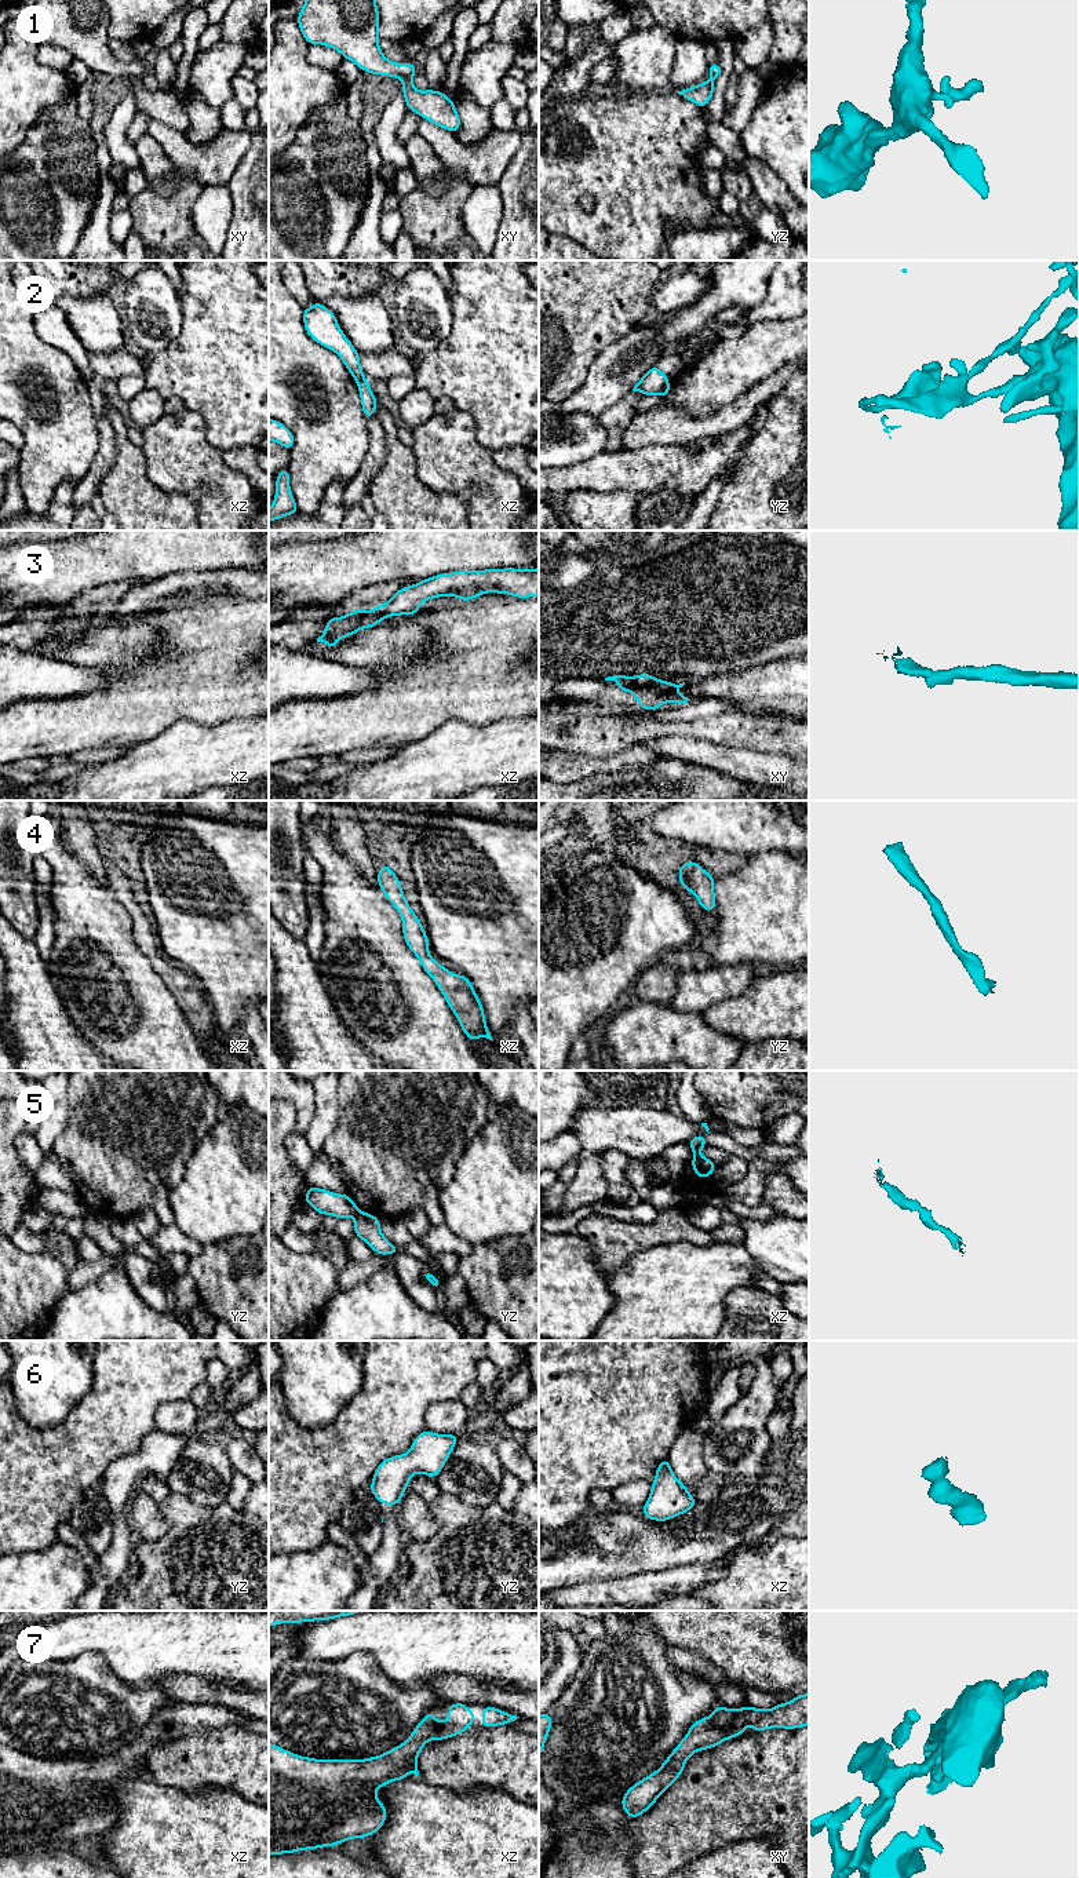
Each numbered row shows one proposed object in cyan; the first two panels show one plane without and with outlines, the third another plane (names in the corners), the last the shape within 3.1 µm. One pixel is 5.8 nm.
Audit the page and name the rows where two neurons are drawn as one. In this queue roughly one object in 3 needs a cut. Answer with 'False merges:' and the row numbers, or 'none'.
False merges: 1, 2, 3, 5

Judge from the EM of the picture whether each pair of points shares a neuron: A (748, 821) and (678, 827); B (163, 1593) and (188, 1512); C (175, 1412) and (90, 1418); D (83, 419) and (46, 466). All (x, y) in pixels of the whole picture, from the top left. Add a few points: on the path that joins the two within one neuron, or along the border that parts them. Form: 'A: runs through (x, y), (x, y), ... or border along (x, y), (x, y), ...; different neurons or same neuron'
A: runs through (731, 821), (696, 821); same neuron
B: runs through (163, 1572), (161, 1552), (178, 1532); same neuron
C: border along (185, 1399), (163, 1403), (156, 1411), (155, 1429); different neurons
D: runs through (72, 430), (50, 455); same neuron

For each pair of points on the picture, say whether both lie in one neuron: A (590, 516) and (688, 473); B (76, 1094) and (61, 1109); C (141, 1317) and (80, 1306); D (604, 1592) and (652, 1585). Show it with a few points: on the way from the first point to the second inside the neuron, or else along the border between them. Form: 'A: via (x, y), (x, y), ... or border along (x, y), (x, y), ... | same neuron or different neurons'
A: border along (608, 491), (629, 489), (641, 495) | different neurons
B: border along (69, 1085), (68, 1107) | different neurons
C: via (126, 1317), (95, 1317) | same neuron
D: via (616, 1592), (640, 1590) | same neuron

